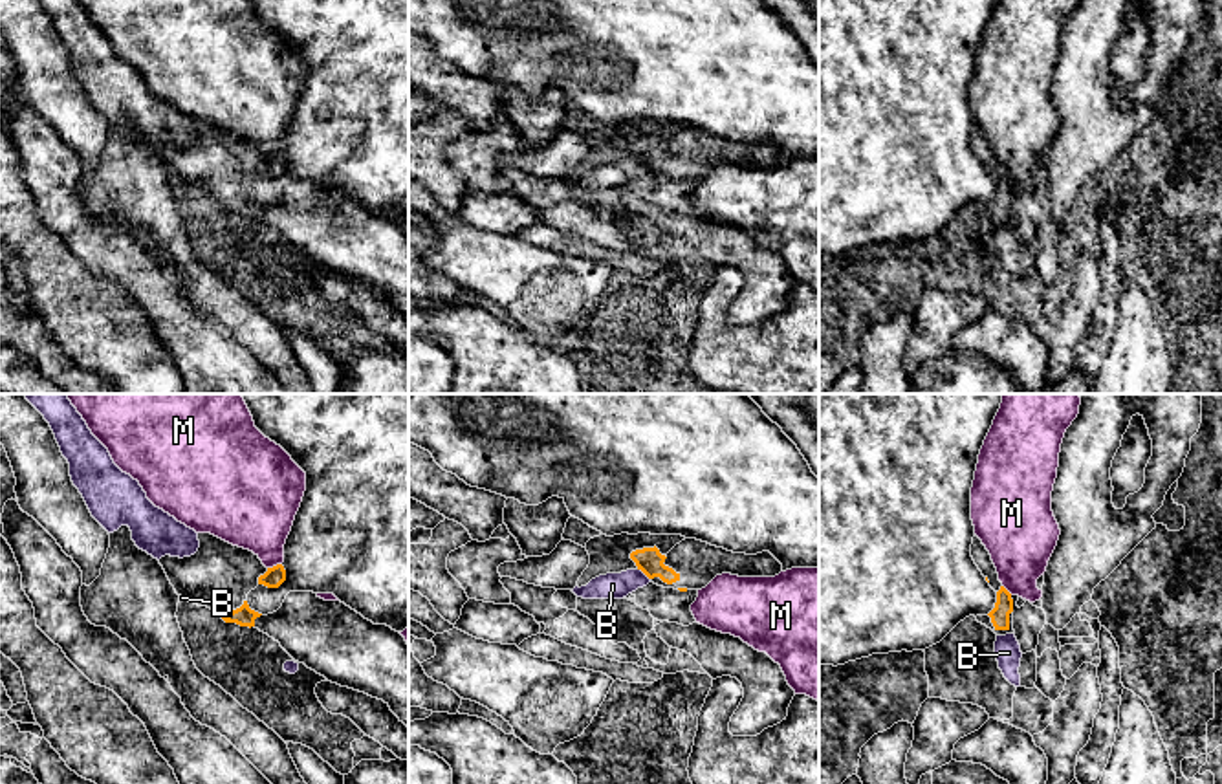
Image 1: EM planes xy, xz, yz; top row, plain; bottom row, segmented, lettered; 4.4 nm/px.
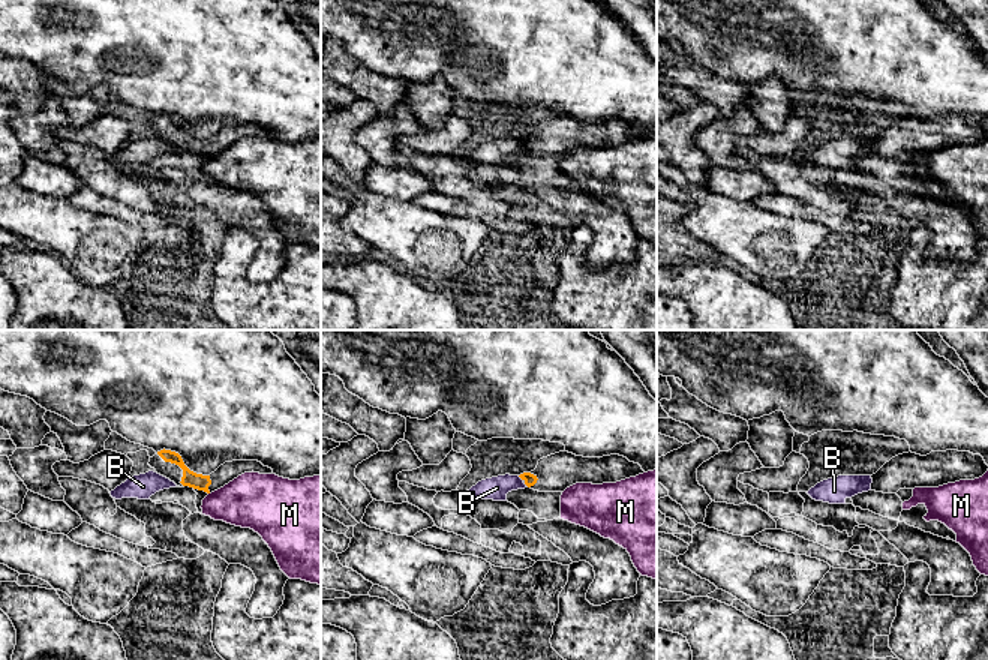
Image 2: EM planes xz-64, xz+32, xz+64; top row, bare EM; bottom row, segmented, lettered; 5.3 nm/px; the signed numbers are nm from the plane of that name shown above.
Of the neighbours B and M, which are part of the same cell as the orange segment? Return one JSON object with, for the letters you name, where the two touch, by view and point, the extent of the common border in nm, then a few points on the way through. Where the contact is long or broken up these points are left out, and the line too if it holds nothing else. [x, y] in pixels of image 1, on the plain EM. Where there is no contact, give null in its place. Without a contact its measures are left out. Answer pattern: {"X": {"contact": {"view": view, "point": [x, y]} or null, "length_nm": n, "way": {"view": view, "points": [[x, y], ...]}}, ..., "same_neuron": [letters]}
{"same_neuron": []}

